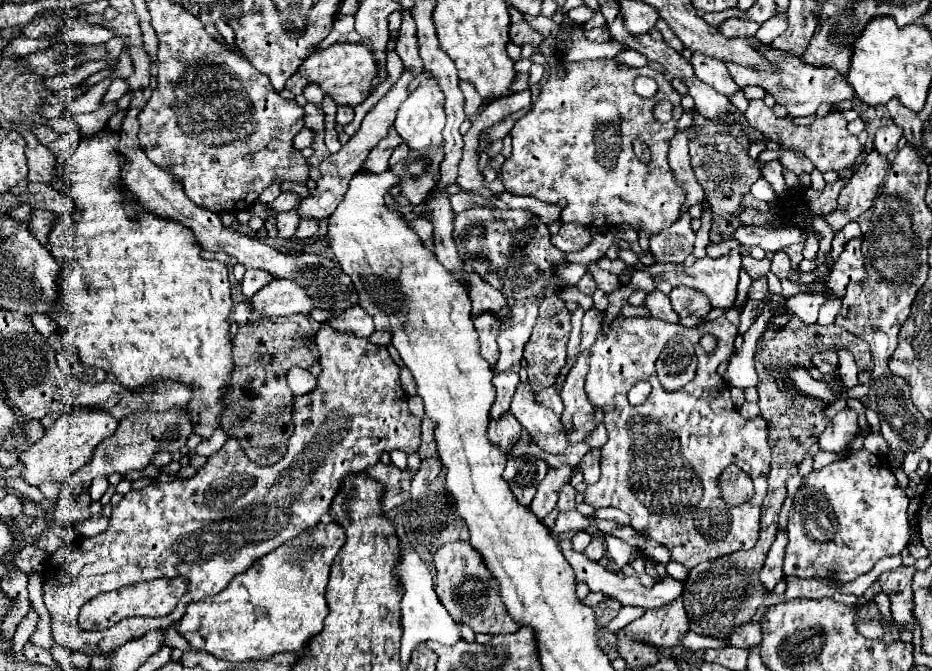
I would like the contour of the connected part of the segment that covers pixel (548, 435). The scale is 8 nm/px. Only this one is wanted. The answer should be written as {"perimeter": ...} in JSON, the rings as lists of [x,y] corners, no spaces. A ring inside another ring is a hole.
{"perimeter":[[[522,380],[520,386],[516,388],[510,412],[522,424],[526,434],[542,450],[546,450],[550,454],[562,454],[570,446],[560,418],[552,410],[538,404],[536,394],[534,394],[532,386],[528,386],[526,380]]]}

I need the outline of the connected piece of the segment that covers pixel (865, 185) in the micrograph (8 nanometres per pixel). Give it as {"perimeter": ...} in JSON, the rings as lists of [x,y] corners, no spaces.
{"perimeter":[[[872,152],[866,162],[854,172],[850,182],[842,188],[838,196],[838,206],[834,212],[826,216],[830,228],[840,232],[848,222],[856,222],[868,208],[872,208],[874,198],[884,184],[884,176],[888,172],[886,156]]]}

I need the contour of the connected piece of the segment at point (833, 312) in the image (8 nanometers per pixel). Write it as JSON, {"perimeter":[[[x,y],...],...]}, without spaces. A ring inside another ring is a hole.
{"perimeter":[[[828,297],[828,300],[820,308],[817,323],[822,326],[833,324],[840,311],[841,304],[842,300],[840,298]]]}

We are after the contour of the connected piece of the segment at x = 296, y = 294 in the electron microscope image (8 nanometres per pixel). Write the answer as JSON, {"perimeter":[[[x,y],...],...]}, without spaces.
{"perimeter":[[[274,280],[250,298],[254,312],[270,316],[308,316],[316,306],[306,290],[294,280]]]}

